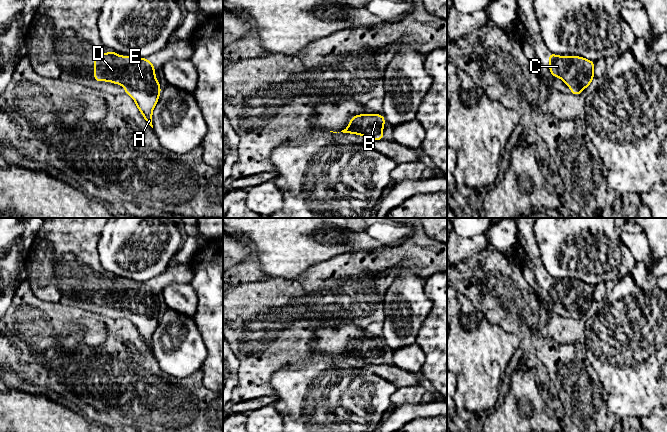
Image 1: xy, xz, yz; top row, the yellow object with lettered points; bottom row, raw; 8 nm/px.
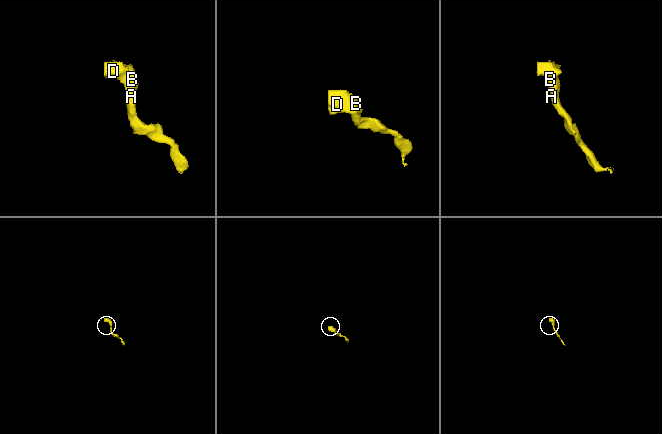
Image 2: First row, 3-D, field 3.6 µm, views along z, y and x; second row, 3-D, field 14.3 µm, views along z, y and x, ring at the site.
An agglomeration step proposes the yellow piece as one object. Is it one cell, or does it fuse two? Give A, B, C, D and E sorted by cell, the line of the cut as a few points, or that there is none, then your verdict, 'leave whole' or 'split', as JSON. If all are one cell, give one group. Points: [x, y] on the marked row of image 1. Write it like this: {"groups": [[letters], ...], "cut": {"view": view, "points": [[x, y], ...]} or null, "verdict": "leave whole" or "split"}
{"groups": [["A", "B", "C", "D", "E"]], "cut": null, "verdict": "leave whole"}

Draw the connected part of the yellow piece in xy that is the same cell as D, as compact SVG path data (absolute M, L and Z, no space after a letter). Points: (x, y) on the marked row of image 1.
M113 51L110 53L96 53L94 56L94 80L123 85L125 94L133 97L139 111L144 115L145 121L153 128L152 112L158 102L161 88L155 77L155 68L147 58L120 56Z

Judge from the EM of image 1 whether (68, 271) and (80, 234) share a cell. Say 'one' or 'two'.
one

